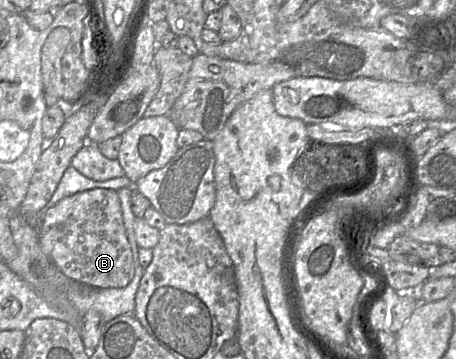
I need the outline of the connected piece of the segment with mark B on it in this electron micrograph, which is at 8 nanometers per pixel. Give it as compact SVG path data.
M93 188L61 199L45 211L38 239L41 250L70 279L91 287L121 288L133 278L132 251L116 190Z

